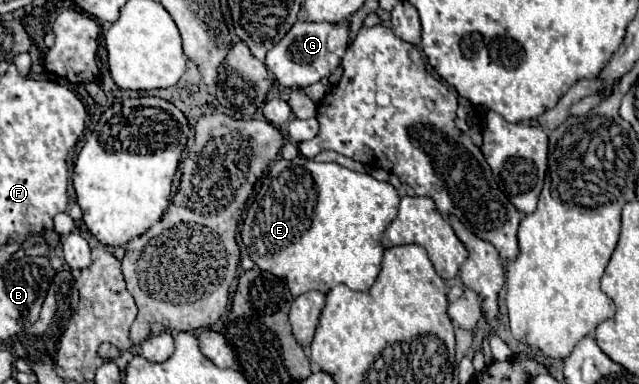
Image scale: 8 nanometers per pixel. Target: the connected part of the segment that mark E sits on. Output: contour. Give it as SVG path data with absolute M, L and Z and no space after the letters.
M302 155L294 161L278 159L262 181L256 201L248 209L242 227L242 245L262 271L270 271L284 279L294 297L306 291L328 293L338 283L344 283L350 289L368 291L380 273L384 255L382 237L386 227L396 219L398 205L400 197L396 189L368 173L356 173L338 163L316 163Z

